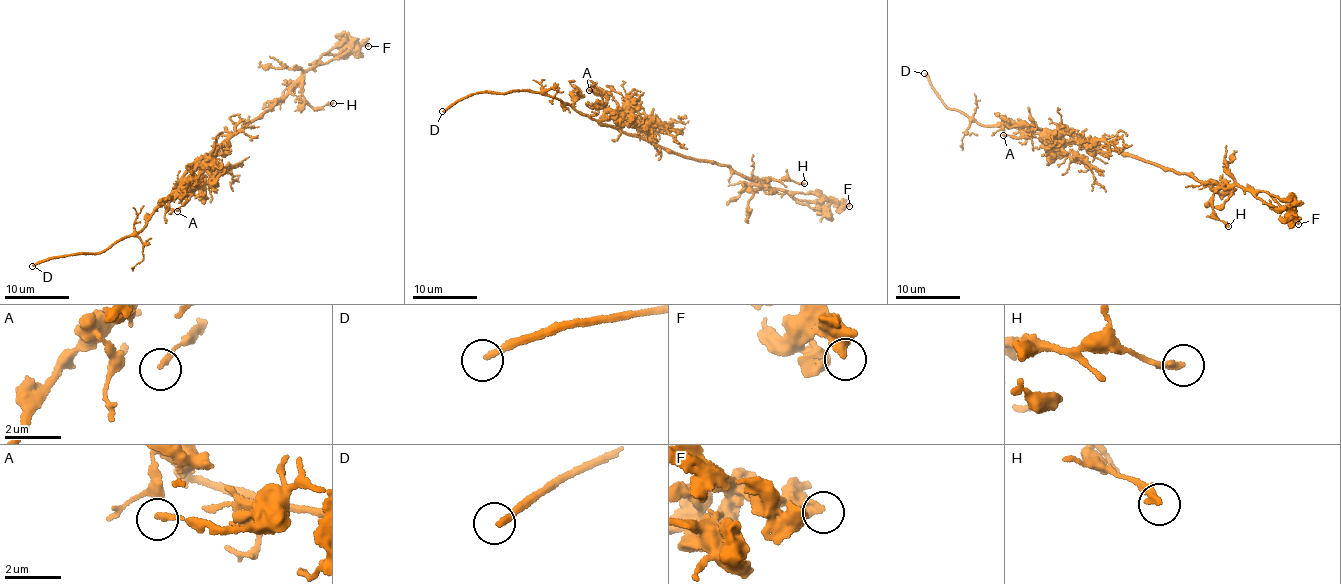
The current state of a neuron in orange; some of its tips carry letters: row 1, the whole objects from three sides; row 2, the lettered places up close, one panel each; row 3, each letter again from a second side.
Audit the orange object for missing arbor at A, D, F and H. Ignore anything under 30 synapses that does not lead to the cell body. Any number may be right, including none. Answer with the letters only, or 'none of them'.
D

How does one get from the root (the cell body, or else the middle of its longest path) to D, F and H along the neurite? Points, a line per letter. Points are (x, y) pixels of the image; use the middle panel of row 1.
D: (643, 139), (603, 126), (559, 99), (526, 91), (463, 97), (442, 111)
F: (643, 139), (683, 155), (726, 164), (764, 186), (805, 194), (817, 192), (834, 203), (841, 201), (849, 206)
H: (643, 139), (683, 155), (726, 164), (764, 186), (766, 178), (776, 181), (786, 178), (804, 183)

